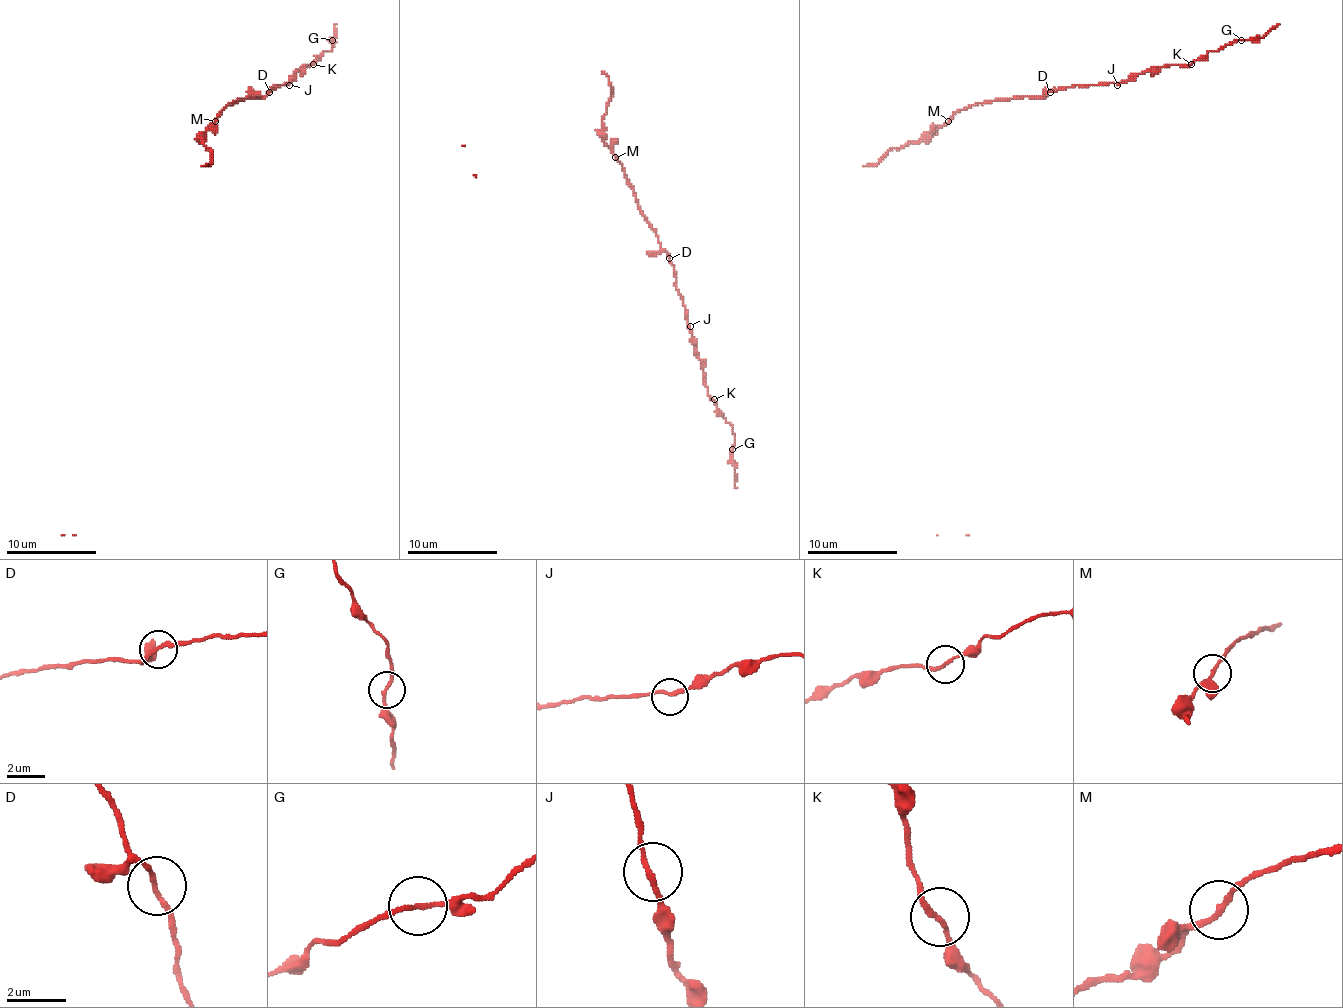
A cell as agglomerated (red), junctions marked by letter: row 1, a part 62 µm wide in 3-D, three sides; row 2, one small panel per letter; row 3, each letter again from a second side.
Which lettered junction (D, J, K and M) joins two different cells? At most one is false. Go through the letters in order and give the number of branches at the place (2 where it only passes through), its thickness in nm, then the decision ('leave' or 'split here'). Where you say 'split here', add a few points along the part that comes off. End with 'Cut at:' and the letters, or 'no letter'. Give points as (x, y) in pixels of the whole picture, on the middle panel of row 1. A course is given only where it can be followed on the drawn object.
D: branches 2; calibre 170 nm; leave
J: branches 2; calibre 160 nm; leave
K: branches 2; calibre 170 nm; leave
M: branches 2; calibre 180 nm; leave
Cut at: no letter

